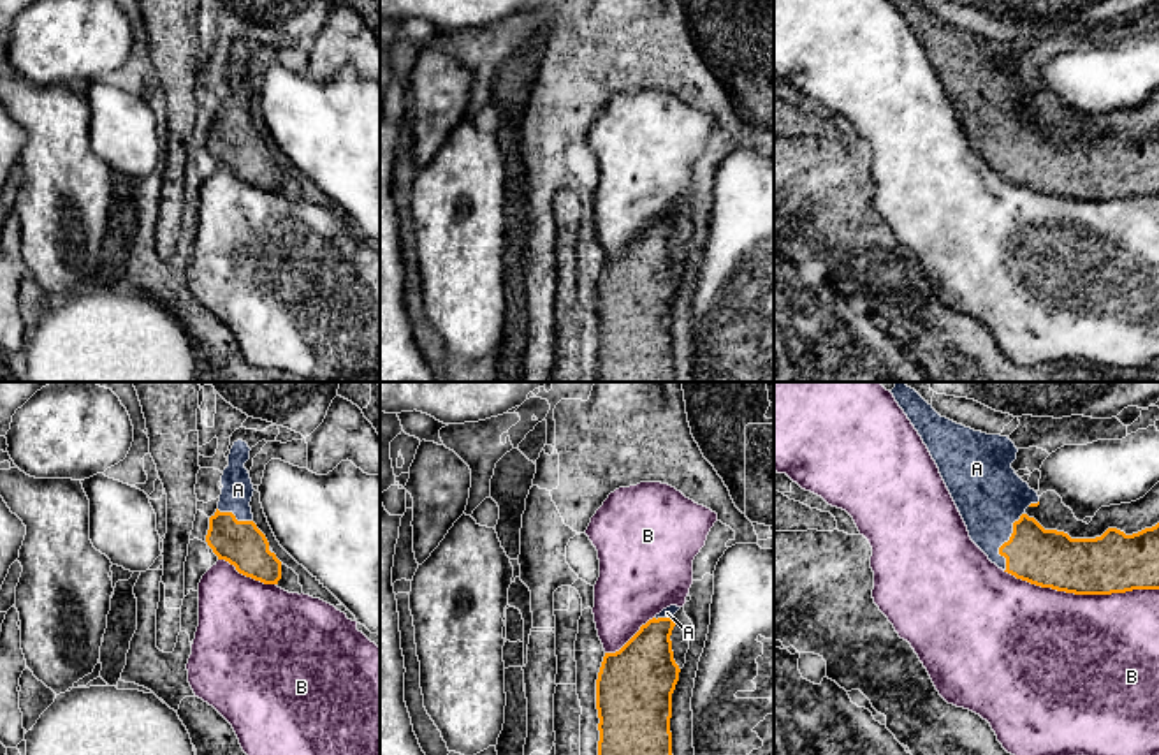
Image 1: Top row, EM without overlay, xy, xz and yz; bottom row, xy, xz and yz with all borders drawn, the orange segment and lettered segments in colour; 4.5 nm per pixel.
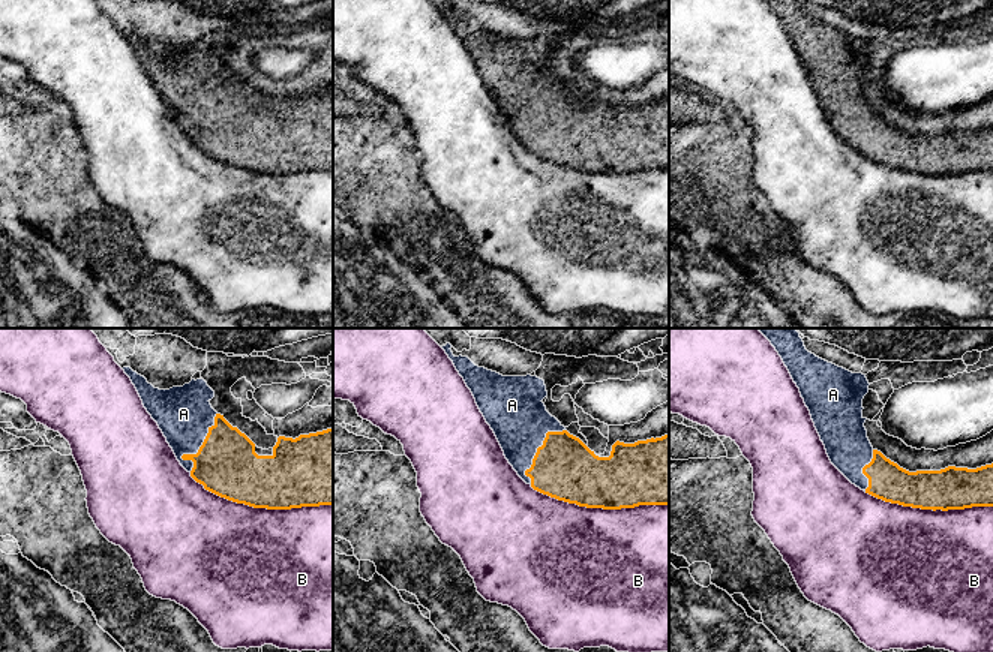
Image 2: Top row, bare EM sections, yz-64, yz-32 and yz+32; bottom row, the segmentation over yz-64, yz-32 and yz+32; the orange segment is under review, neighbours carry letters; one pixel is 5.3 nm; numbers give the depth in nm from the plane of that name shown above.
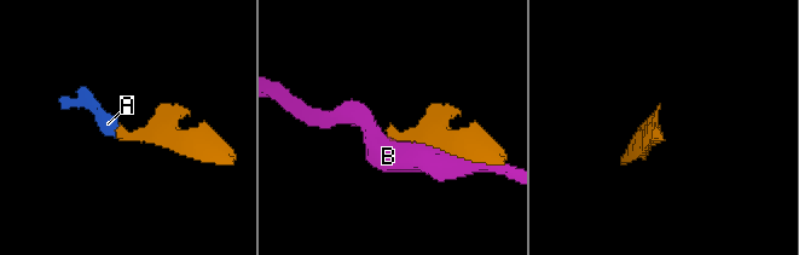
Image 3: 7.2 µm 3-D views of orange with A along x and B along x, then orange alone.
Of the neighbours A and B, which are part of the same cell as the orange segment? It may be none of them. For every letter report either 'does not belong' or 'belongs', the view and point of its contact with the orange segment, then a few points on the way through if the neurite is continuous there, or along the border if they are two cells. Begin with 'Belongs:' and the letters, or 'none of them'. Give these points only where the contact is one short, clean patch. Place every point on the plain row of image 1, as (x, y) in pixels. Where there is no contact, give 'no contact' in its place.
Belongs: A
A: belongs; contact yz (1005, 148)
B: does not belong; contact yz (1080, 199)

